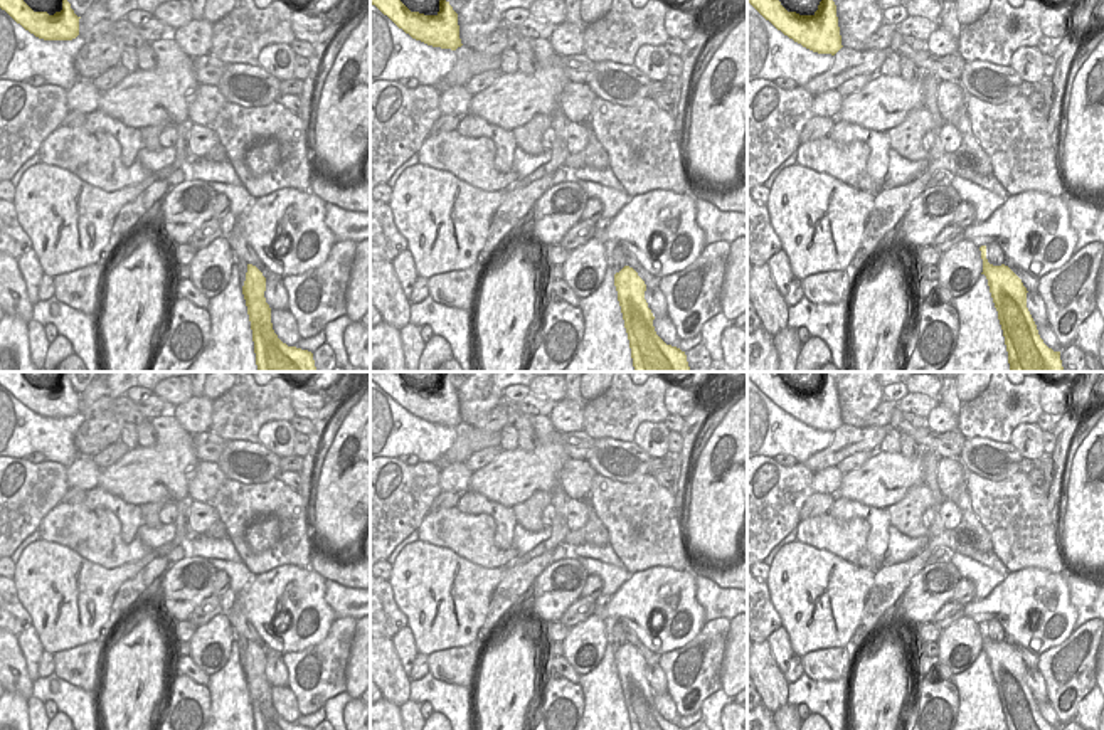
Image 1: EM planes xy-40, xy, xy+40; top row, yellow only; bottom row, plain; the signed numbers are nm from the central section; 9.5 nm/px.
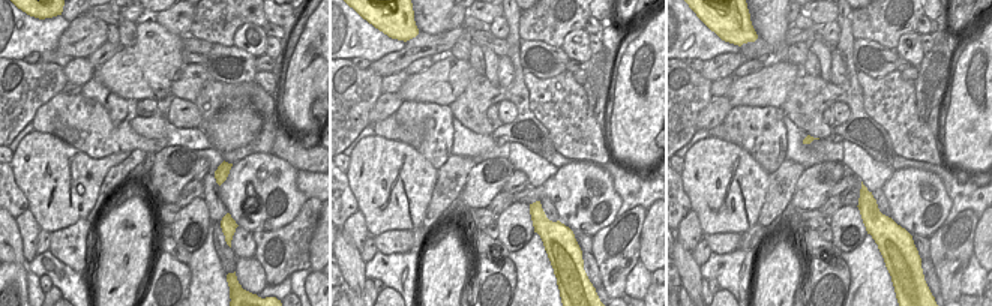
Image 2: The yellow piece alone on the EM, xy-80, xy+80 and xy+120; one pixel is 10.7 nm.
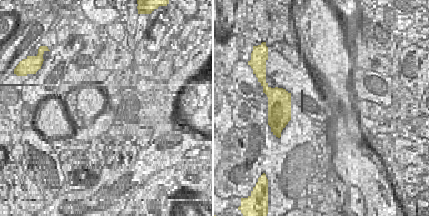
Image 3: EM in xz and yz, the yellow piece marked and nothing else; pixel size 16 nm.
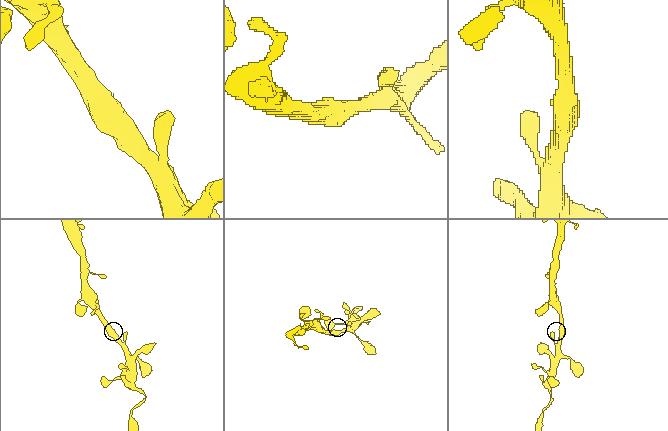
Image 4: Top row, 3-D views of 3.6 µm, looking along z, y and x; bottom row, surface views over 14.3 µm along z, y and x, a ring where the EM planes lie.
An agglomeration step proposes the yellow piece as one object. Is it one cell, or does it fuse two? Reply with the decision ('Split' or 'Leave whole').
Leave whole

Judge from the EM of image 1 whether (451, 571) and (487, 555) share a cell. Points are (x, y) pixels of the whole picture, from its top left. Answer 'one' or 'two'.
two

